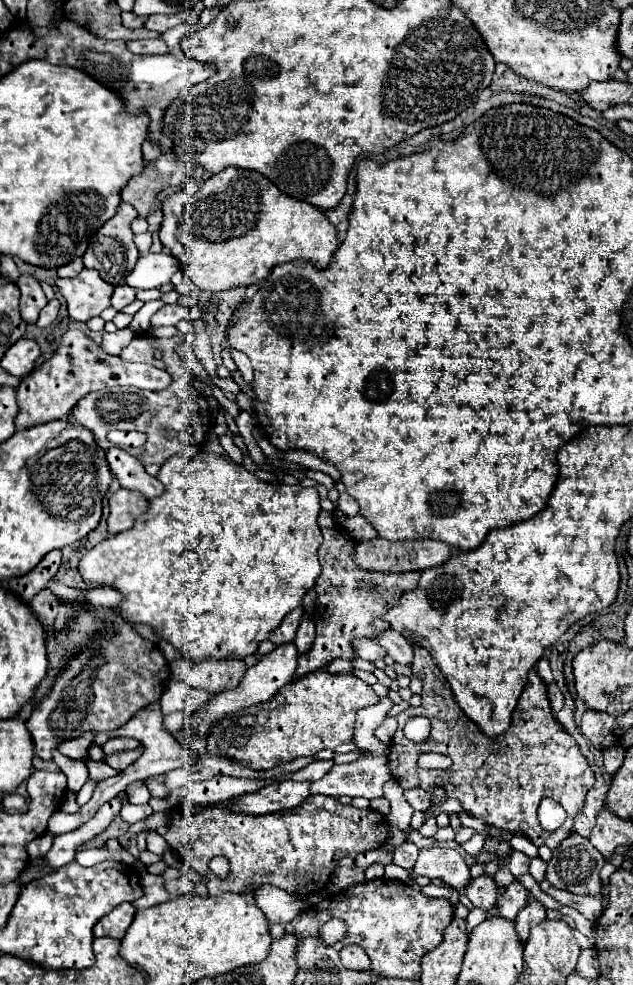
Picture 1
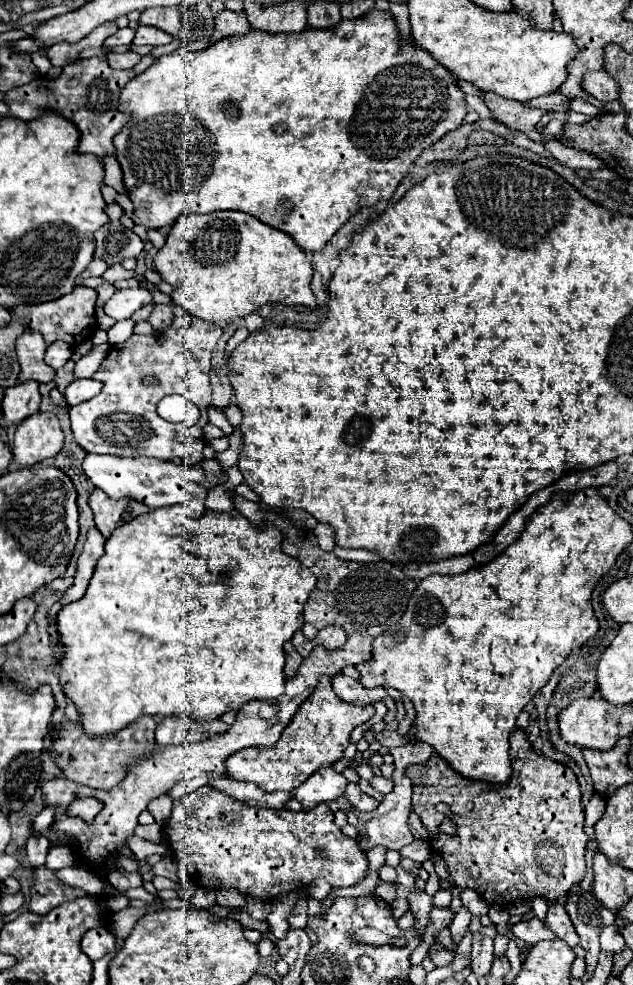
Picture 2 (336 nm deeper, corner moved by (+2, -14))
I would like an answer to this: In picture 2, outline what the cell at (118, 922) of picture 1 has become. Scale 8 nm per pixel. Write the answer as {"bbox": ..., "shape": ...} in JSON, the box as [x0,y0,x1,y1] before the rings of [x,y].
{"bbox":[81,926,115,960],"shape":[[[105,926],[91,928],[85,932],[81,940],[81,948],[91,960],[97,960],[115,948],[115,936]]]}

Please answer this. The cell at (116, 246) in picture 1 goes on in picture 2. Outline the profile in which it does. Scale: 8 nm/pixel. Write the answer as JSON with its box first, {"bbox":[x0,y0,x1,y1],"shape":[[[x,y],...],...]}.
{"bbox":[95,204,145,266],"shape":[[[109,204],[109,222],[95,232],[95,258],[105,260],[109,266],[121,262],[123,258],[137,258],[145,246],[145,242],[133,230],[127,230],[119,222],[121,214],[123,208],[119,204]]]}

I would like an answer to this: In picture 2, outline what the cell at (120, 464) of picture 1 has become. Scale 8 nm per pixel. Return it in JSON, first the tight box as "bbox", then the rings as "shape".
{"bbox":[83,454,191,510],"shape":[[[87,454],[83,460],[83,472],[89,476],[89,480],[97,488],[107,492],[115,500],[133,498],[151,510],[191,502],[191,480],[189,476],[183,478],[181,468],[173,466],[173,462],[165,462],[157,458],[127,460],[127,458],[115,458],[115,456]]]}

